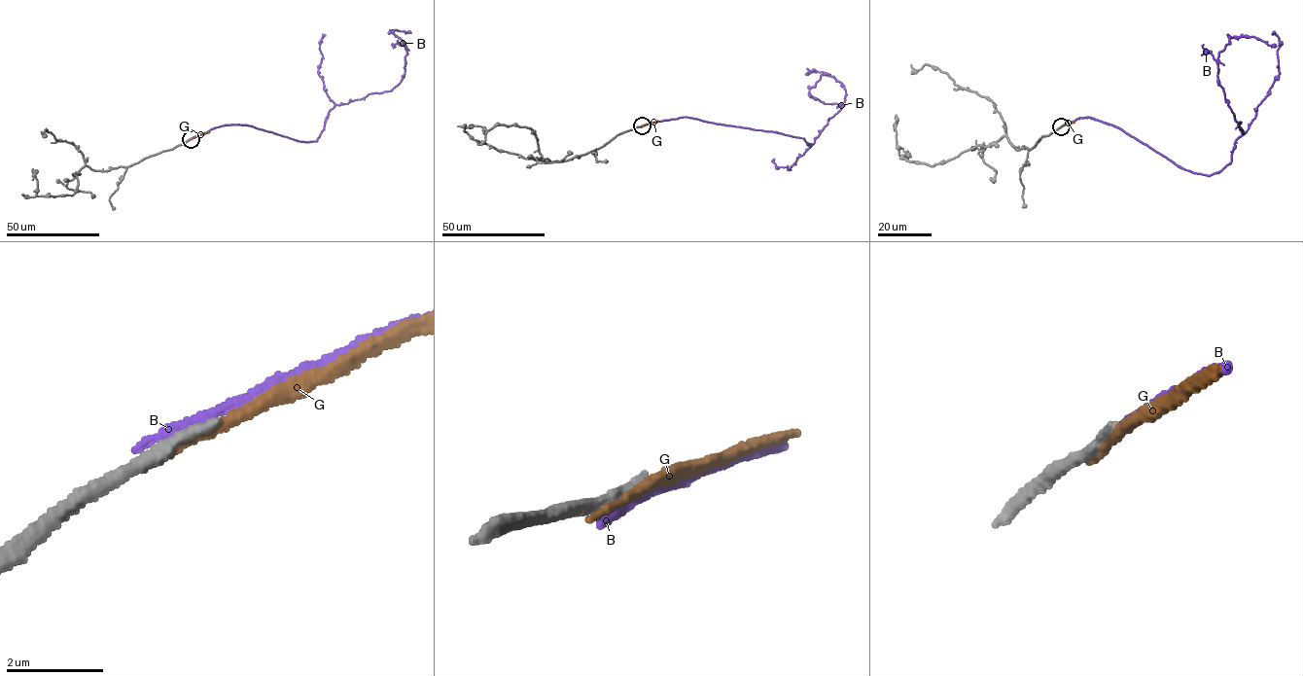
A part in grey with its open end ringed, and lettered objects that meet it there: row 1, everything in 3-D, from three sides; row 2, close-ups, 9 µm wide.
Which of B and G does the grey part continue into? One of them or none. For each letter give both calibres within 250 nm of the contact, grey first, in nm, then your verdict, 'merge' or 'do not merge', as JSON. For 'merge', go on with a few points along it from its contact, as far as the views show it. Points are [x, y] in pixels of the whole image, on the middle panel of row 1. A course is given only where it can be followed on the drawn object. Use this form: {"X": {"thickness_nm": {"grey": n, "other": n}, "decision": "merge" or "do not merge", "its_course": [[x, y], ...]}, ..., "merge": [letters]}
{"B": {"thickness_nm": {"grey": 320, "other": 260}, "decision": "do not merge"}, "G": {"thickness_nm": {"grey": 340, "other": 140}, "decision": "do not merge"}, "merge": []}

